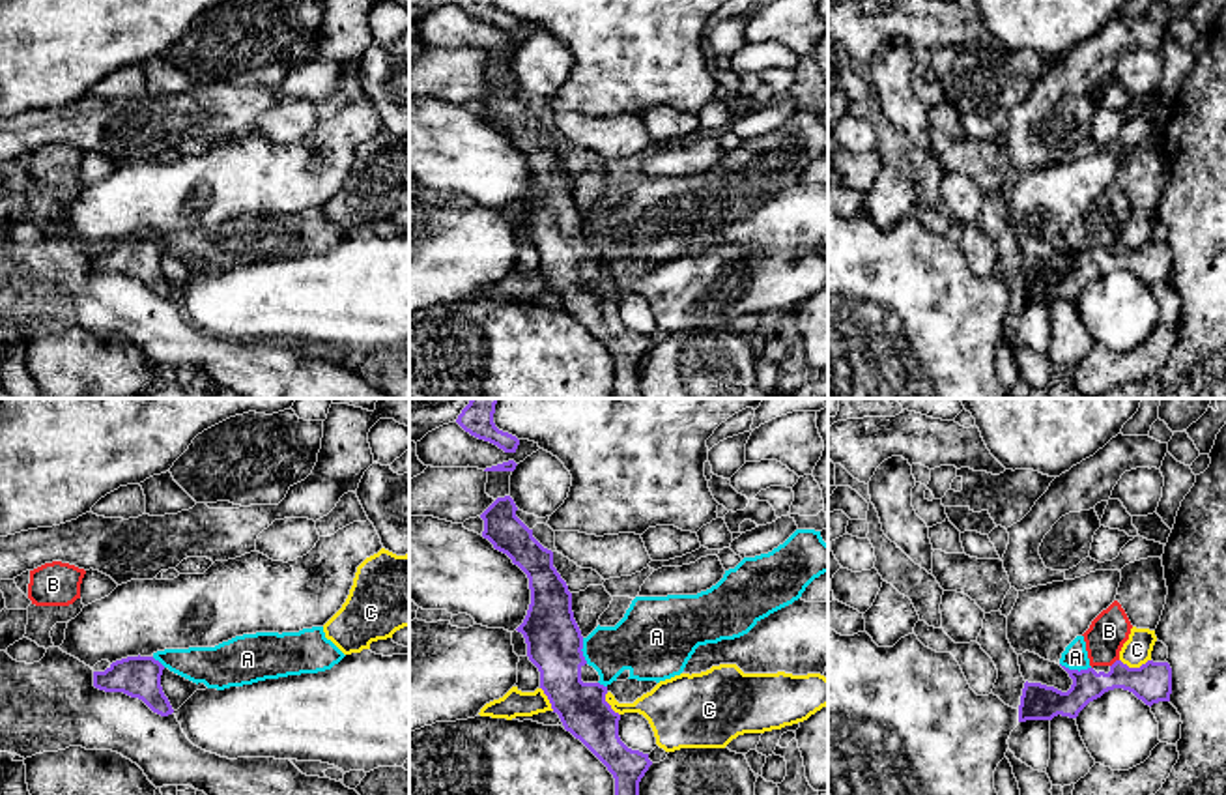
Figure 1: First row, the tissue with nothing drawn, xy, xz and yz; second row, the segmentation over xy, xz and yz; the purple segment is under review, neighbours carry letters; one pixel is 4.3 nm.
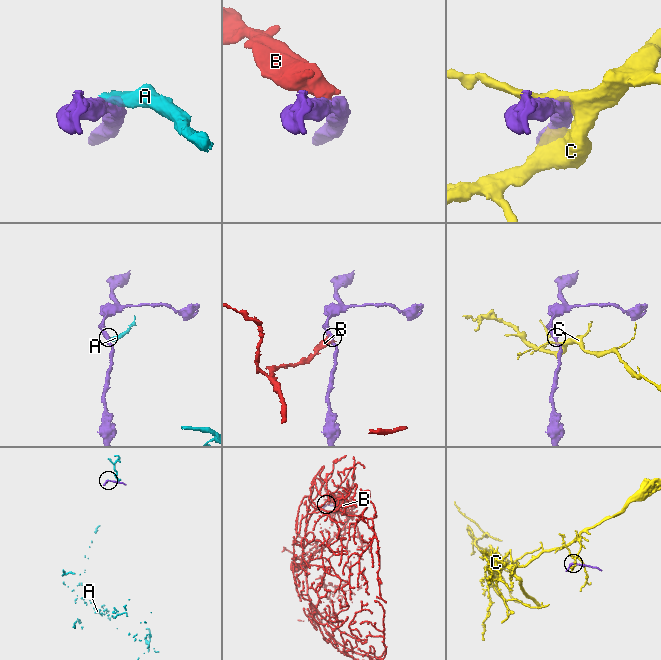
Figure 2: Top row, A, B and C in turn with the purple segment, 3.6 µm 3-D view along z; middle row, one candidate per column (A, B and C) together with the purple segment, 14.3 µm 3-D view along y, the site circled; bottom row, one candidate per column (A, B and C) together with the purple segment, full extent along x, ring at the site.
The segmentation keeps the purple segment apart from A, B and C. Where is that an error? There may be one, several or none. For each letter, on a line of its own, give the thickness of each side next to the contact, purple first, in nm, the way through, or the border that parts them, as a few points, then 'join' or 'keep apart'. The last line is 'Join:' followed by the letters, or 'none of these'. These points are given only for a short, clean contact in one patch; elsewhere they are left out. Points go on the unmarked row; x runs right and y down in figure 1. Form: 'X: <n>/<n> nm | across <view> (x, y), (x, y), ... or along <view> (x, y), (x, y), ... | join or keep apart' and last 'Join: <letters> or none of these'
A: 160/110 nm | along yz (1060, 244), (1079, 251), (1090, 249) | keep apart
B: 170/170 nm | keep apart
C: 170/120 nm | along yz (1120, 240), (1129, 247), (1140, 247), (1150, 242) | keep apart
Join: none of these

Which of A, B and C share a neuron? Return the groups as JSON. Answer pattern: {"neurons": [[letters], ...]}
{"neurons": [["A", "B"], ["C"]]}

